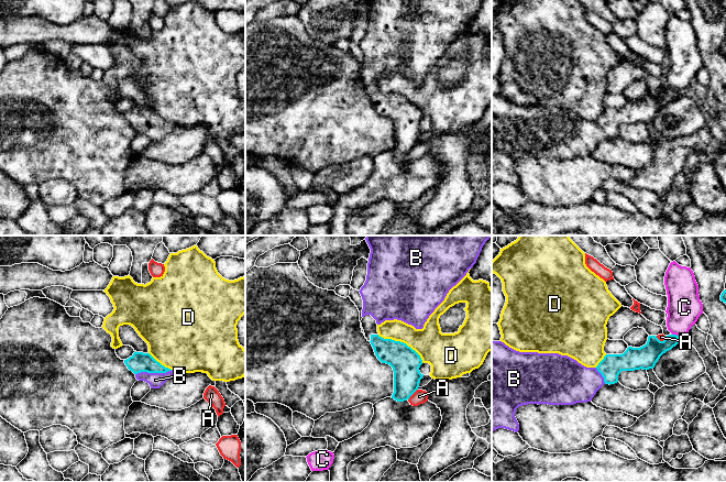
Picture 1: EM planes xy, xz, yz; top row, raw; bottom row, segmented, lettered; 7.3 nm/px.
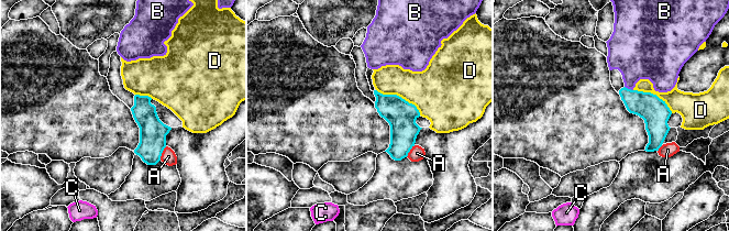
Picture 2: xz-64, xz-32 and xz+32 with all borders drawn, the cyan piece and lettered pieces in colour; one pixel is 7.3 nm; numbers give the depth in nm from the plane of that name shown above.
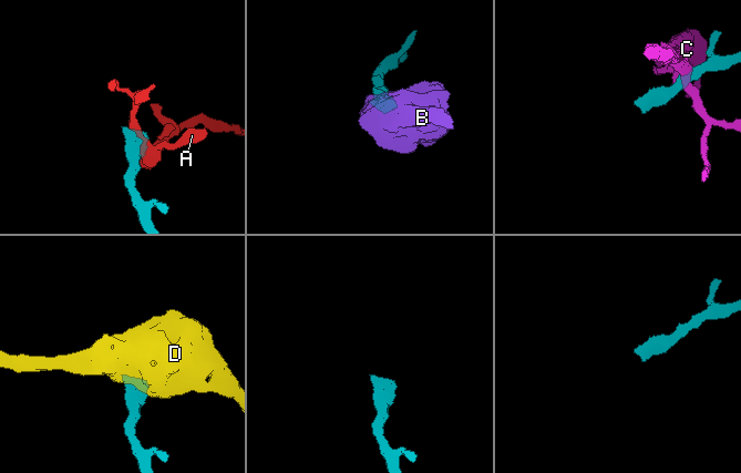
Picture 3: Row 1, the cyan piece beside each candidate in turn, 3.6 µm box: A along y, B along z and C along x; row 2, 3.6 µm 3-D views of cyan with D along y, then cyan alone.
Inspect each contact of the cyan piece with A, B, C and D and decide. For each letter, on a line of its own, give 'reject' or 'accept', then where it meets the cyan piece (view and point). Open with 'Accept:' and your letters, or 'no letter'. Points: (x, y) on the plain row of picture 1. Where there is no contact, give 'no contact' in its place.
Accept: B
A: reject; meets cyan in xz at (413, 146)
B: accept; meets cyan in xy at (153, 126)
C: reject; meets cyan in yz at (675, 88)
D: reject; meets cyan in xz at (402, 96)

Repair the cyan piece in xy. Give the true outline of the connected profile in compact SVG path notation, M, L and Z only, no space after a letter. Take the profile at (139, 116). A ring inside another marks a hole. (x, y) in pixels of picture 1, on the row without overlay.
M135 105L124 117L135 128L136 133L148 136L151 142L160 142L176 127L162 119L150 107Z

